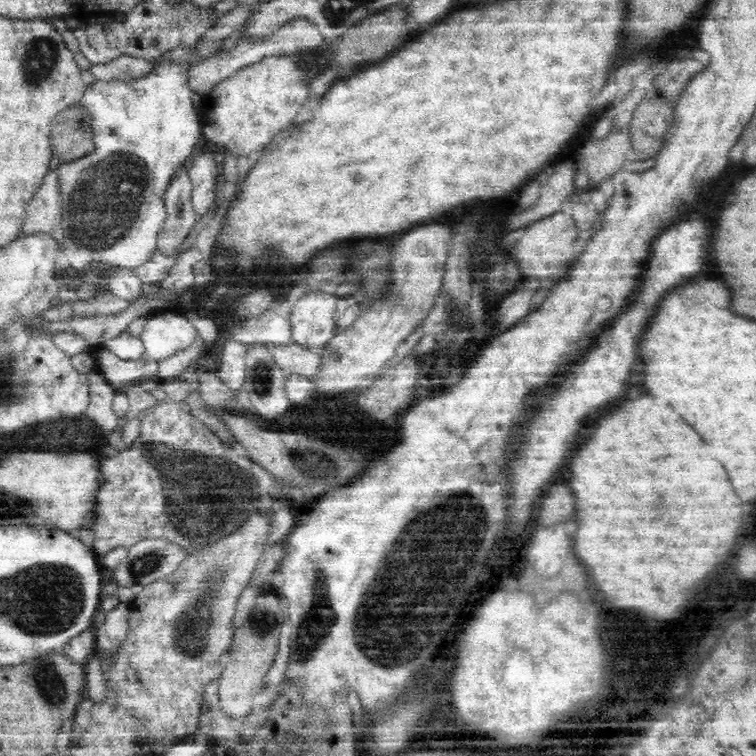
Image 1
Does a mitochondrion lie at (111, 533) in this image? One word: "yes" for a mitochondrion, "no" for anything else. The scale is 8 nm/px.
no

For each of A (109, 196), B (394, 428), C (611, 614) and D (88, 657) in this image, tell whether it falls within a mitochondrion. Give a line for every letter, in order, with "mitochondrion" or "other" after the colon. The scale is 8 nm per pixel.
A: mitochondrion
B: other
C: other
D: other

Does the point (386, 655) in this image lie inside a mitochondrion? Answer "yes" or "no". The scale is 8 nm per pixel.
yes

